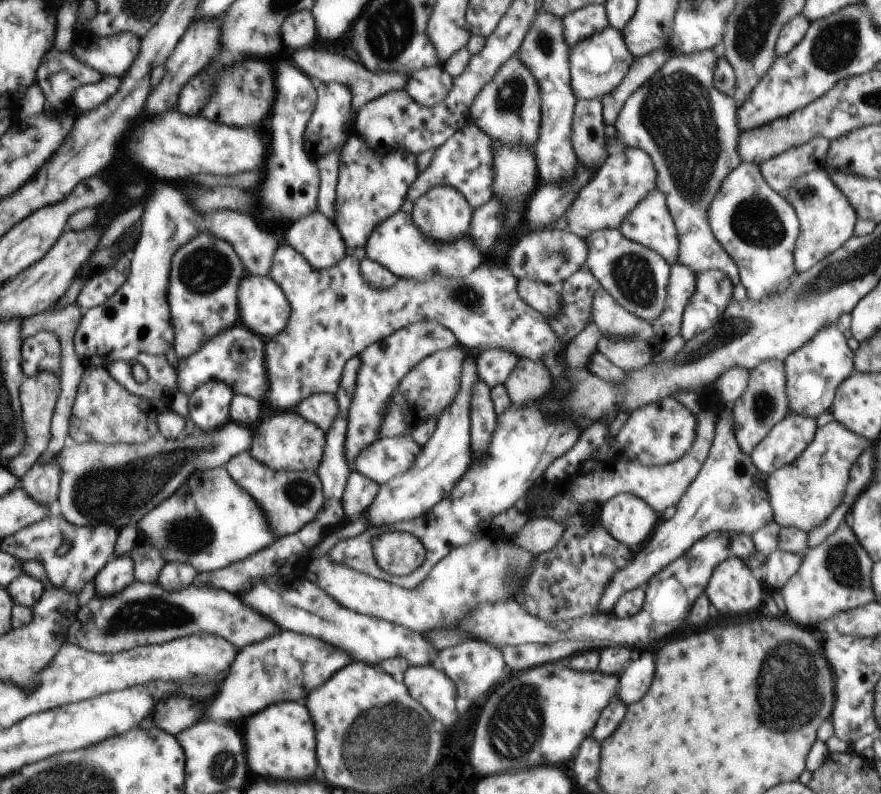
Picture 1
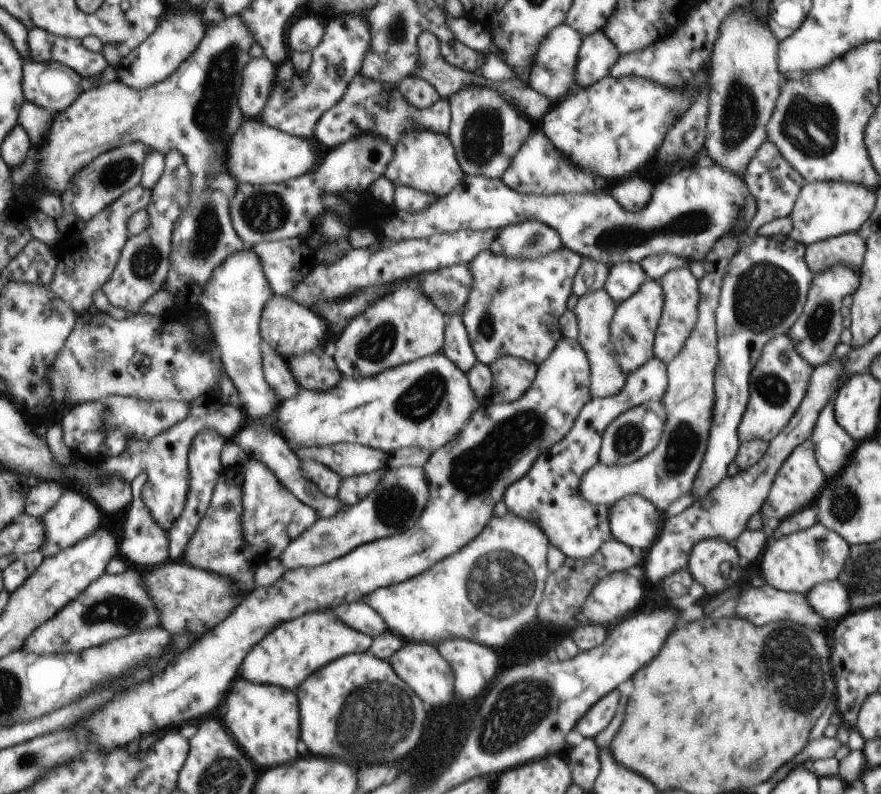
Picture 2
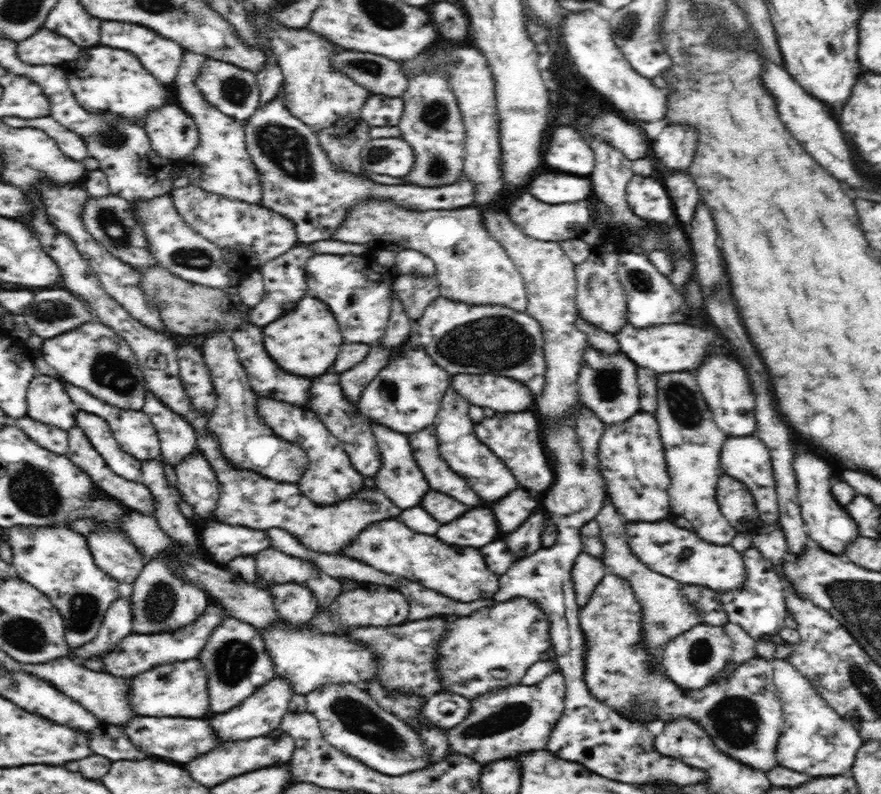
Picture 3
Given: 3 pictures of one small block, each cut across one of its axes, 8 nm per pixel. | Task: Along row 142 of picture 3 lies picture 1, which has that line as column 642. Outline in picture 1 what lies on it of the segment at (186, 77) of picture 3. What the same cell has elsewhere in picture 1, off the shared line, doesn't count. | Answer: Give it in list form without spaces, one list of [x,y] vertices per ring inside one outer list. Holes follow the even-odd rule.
[[[652,189],[640,202],[624,217],[624,220],[619,226],[621,233],[628,240],[640,243],[642,246],[648,247],[672,266],[677,262],[679,255],[679,234],[667,207],[667,200],[663,192],[658,189]]]

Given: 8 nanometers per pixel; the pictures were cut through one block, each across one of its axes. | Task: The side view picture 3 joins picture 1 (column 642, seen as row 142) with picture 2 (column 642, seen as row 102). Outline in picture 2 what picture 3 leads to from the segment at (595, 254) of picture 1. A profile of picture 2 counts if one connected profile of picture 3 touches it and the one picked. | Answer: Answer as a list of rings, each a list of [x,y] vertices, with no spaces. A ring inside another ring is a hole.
[[[620,263],[609,267],[603,288],[617,304],[628,300],[647,279],[640,263]]]

